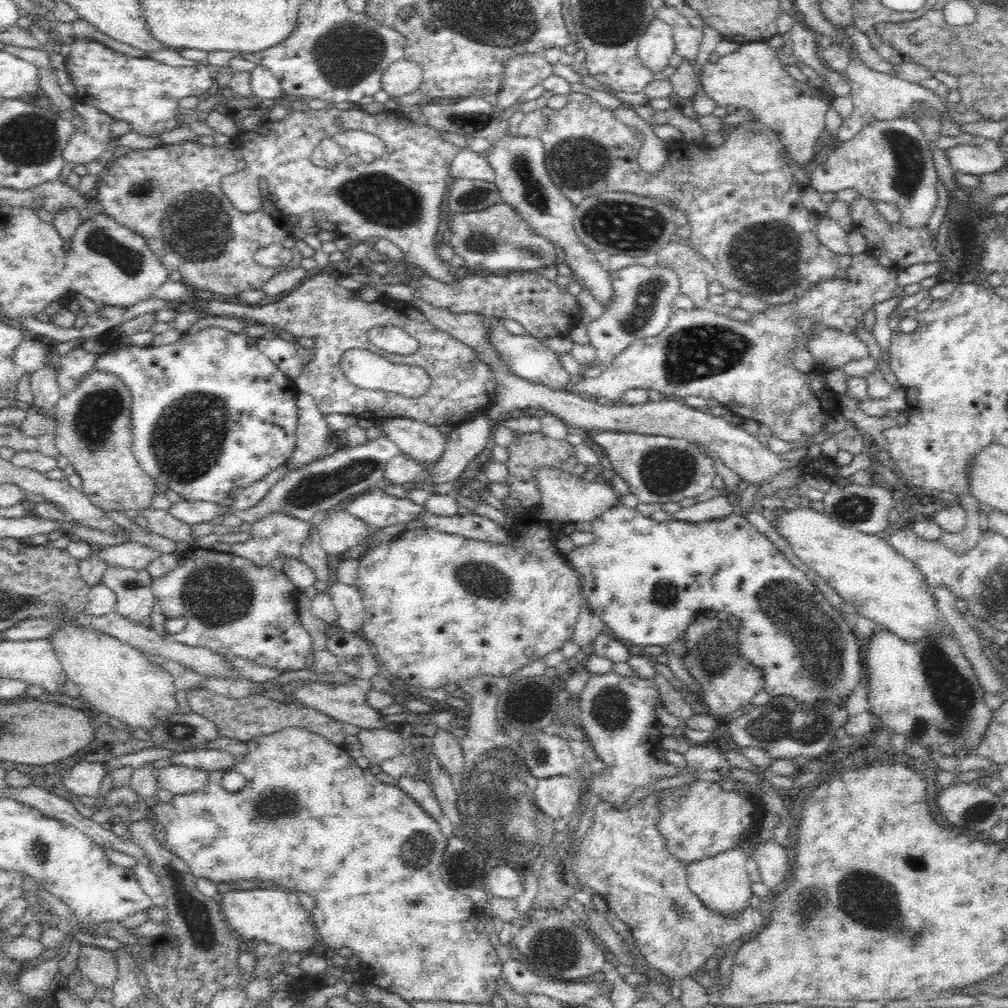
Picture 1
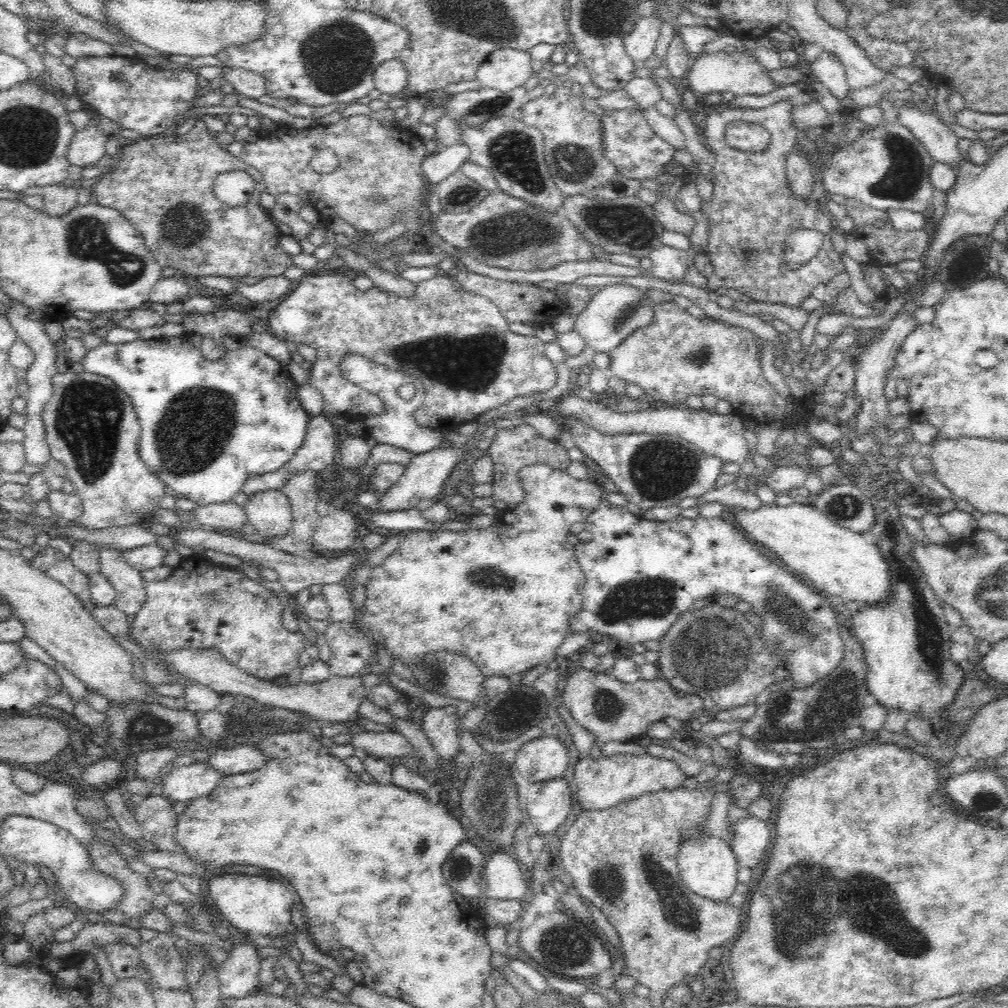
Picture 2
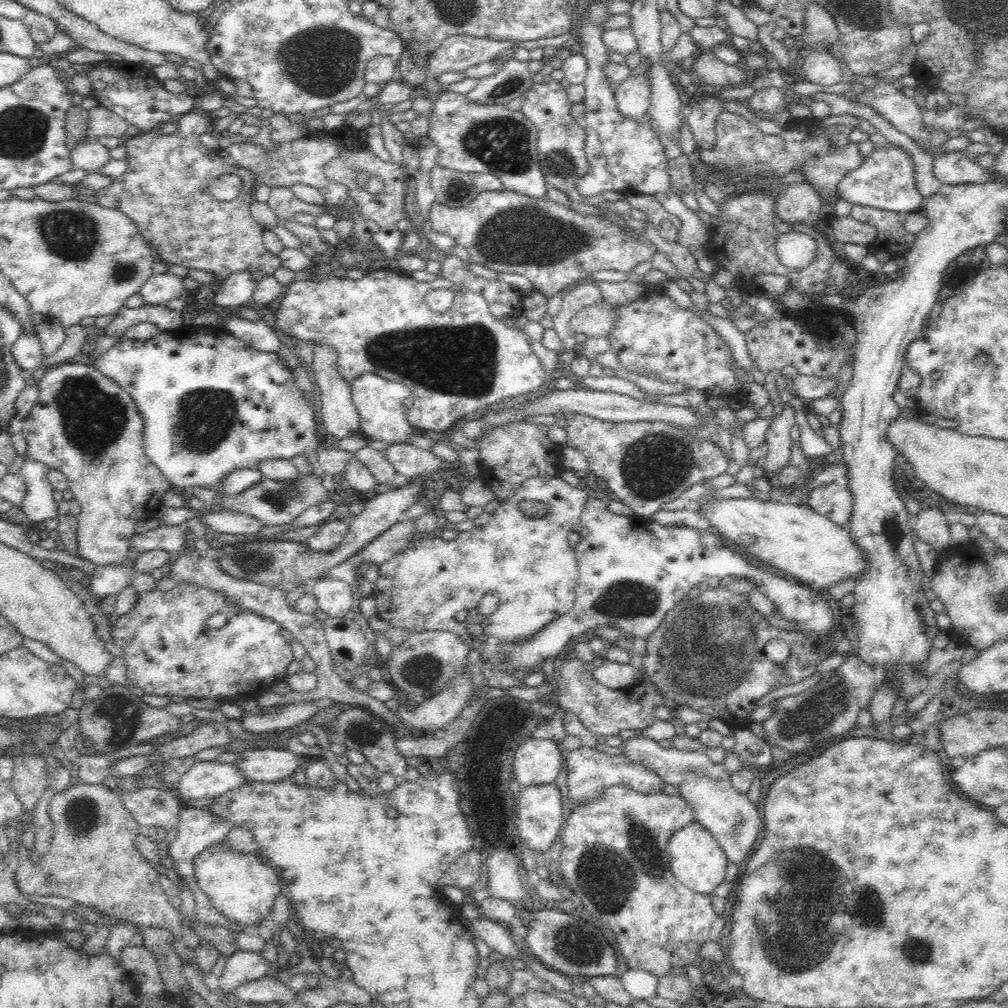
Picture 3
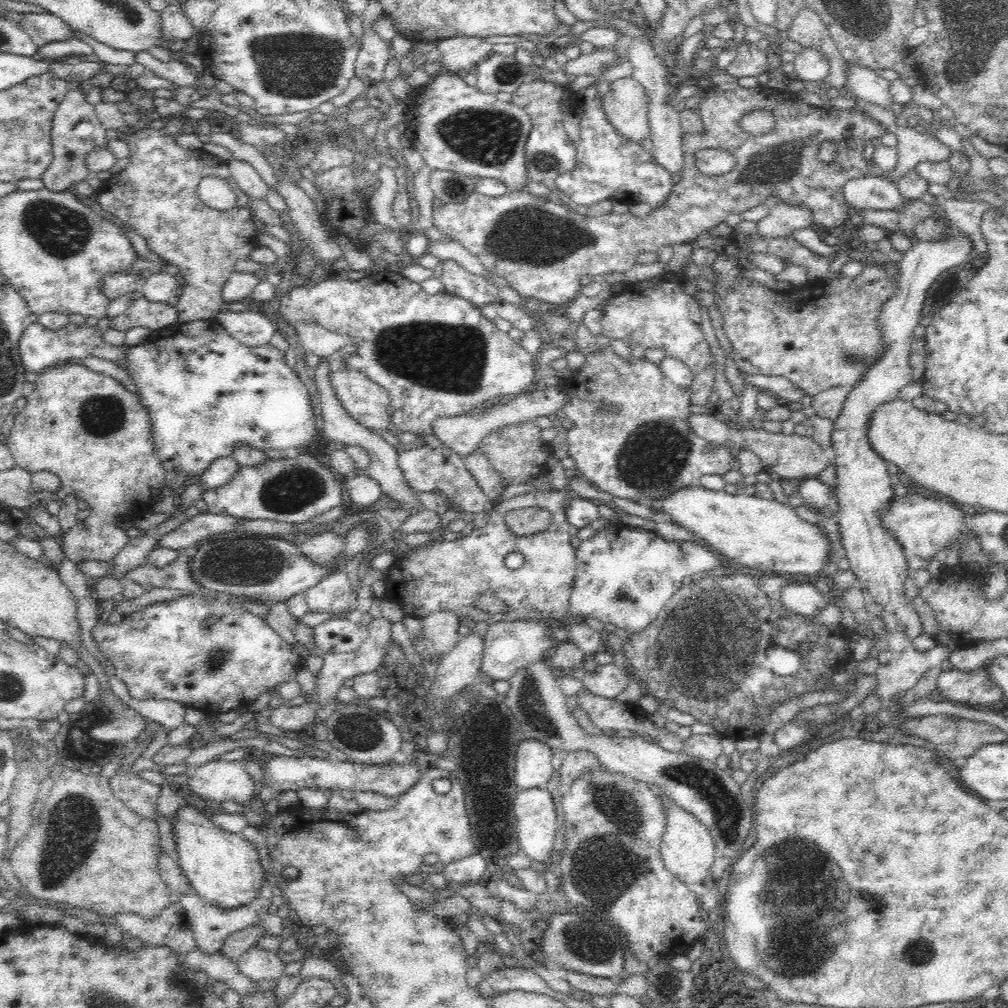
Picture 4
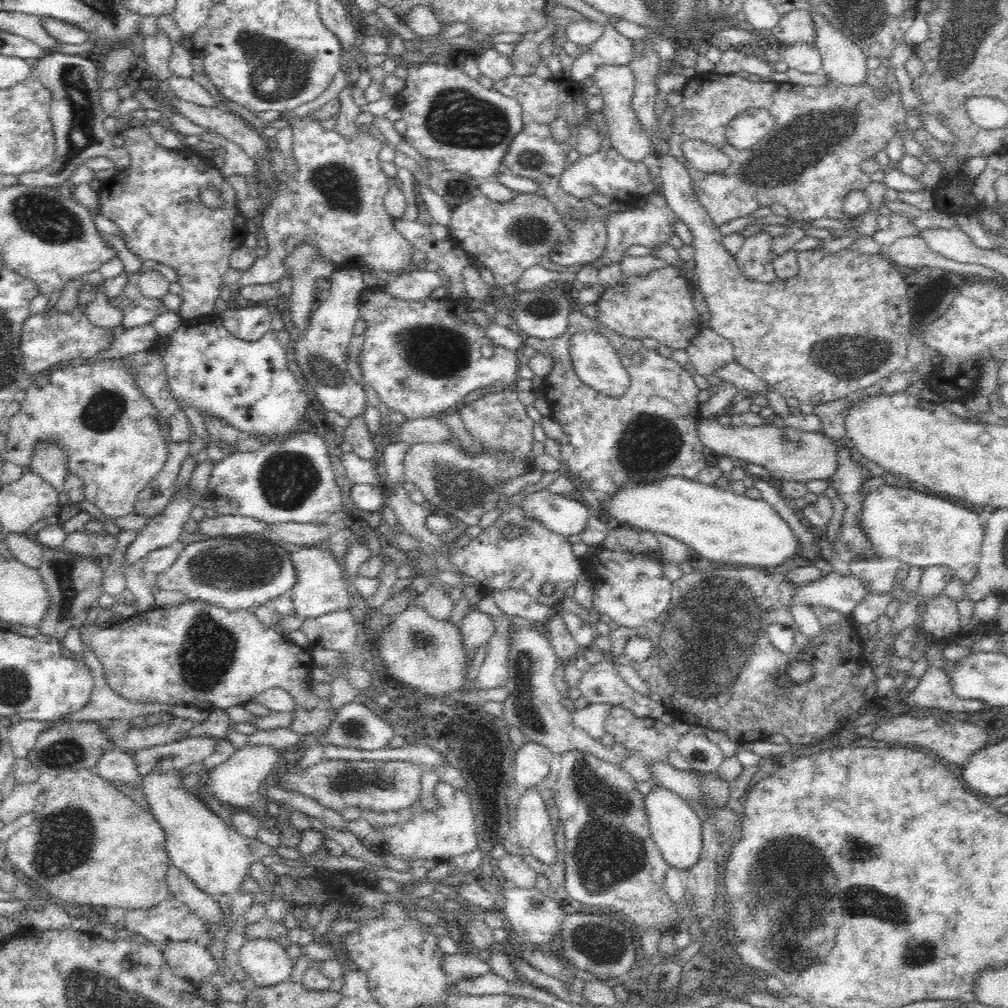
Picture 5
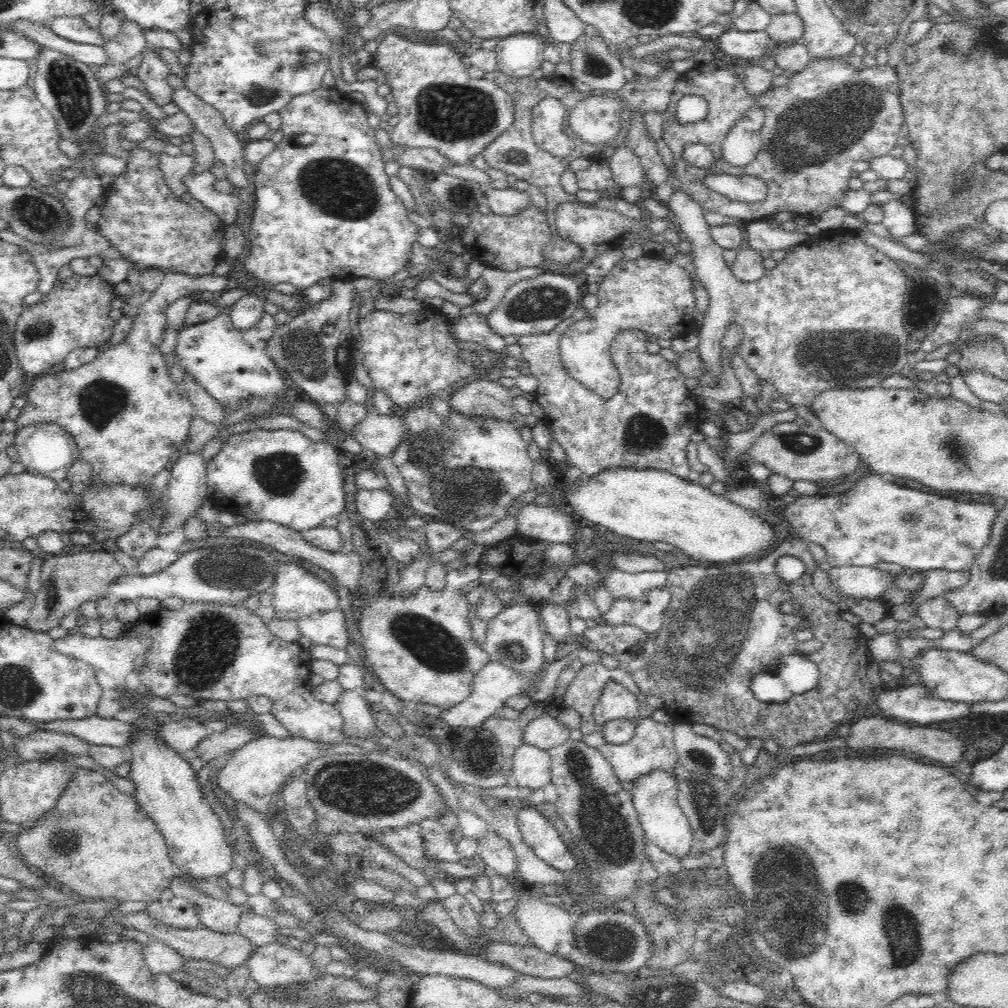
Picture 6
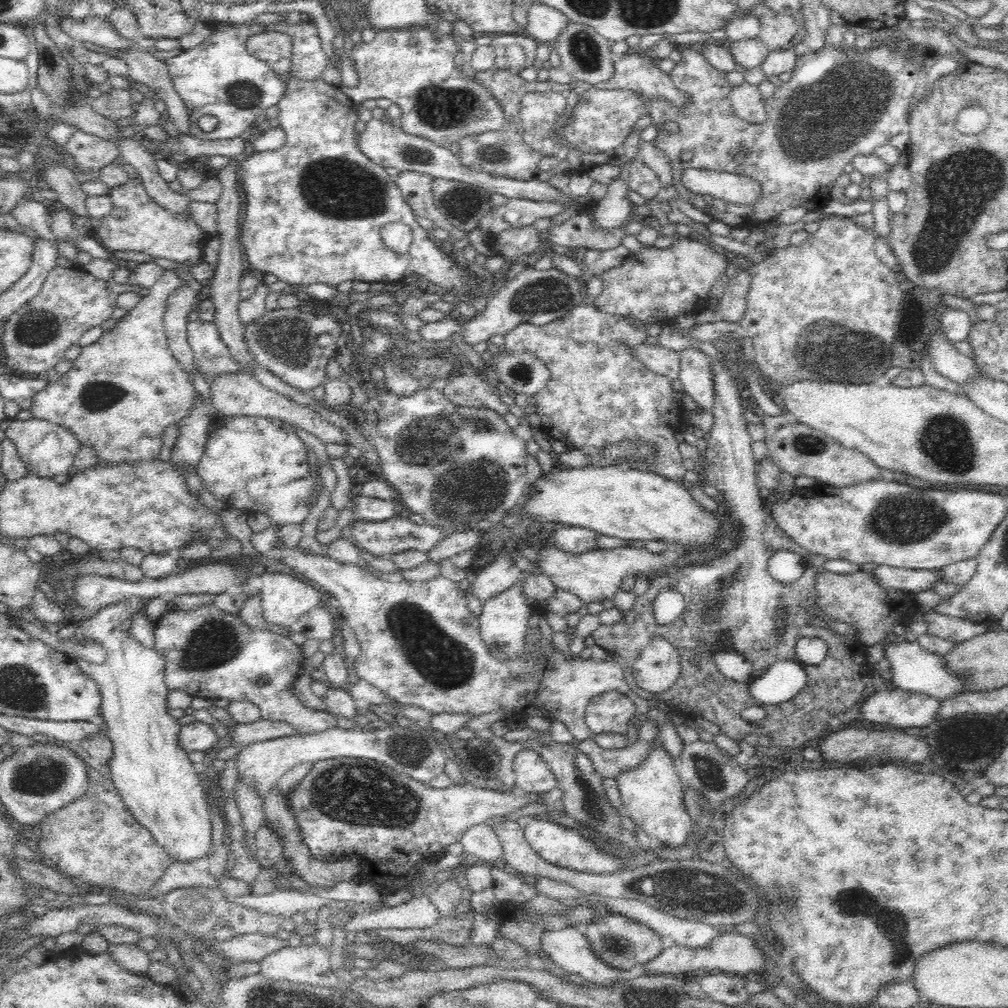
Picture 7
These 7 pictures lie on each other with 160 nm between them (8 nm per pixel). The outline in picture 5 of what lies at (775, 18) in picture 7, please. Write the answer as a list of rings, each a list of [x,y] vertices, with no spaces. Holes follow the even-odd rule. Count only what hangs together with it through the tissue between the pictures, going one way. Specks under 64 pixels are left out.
[[[801,9],[786,14],[779,20],[778,26],[770,31],[768,37],[775,44],[804,43],[814,46],[816,29],[811,12]]]

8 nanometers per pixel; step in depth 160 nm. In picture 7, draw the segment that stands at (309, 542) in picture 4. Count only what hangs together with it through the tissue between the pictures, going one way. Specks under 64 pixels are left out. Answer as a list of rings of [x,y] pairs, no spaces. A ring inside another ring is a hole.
[[[267,572],[261,575],[261,579],[260,605],[268,624],[291,627],[309,610],[320,605],[332,606],[323,591],[288,573]]]

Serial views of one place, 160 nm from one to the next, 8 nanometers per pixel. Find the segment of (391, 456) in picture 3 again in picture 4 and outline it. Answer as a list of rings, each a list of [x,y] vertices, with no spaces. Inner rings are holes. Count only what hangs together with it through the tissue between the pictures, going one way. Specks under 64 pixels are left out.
[[[422,444],[421,447],[402,450],[398,452],[398,465],[404,480],[417,495],[423,492],[436,492],[446,497],[452,507],[461,508],[463,512],[472,512],[474,515],[489,513],[495,505],[482,493],[477,482],[468,472],[463,457],[451,448]]]

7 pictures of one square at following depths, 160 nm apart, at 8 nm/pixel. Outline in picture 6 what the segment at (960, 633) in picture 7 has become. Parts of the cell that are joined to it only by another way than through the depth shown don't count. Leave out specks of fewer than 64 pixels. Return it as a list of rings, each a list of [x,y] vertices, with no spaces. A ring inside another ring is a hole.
[[[943,596],[925,602],[917,610],[917,615],[924,621],[925,628],[936,628],[941,633],[956,628],[961,617],[961,614]]]

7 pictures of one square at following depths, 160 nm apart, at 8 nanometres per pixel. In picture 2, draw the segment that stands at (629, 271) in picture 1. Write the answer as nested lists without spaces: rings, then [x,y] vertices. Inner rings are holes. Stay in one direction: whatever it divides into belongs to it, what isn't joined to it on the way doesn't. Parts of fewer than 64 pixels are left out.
[[[608,284],[593,297],[586,310],[578,315],[574,330],[594,353],[610,356],[635,330],[651,325],[655,319],[655,306],[646,288],[636,288],[632,284]]]

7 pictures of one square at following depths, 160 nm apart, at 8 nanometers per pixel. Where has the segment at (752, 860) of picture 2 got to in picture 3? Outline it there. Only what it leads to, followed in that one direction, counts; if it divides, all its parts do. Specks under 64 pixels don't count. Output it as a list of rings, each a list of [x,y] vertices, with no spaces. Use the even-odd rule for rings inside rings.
[[[630,738],[621,747],[630,761],[644,763],[657,770],[664,782],[680,788],[679,795],[695,810],[699,825],[712,834],[729,862],[740,864],[742,860],[746,862],[749,859],[763,830],[764,820],[750,799],[732,787],[731,774],[726,772],[723,765],[712,763],[704,751],[685,752],[675,747],[664,748],[660,743],[646,738]]]

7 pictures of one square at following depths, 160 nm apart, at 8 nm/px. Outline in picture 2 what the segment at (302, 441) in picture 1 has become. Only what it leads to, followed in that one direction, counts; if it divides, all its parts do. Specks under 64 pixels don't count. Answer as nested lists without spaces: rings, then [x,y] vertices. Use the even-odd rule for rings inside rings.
[[[318,414],[318,416],[309,416],[308,424],[306,426],[306,434],[304,434],[304,440],[299,446],[299,449],[292,455],[292,458],[274,472],[263,474],[259,477],[254,477],[253,479],[246,481],[246,486],[244,486],[244,492],[246,493],[262,493],[268,490],[278,490],[281,491],[290,477],[300,474],[301,472],[312,471],[317,474],[324,471],[328,466],[334,464],[335,458],[338,455],[338,439],[334,424],[331,422],[331,418],[327,418],[324,414]]]

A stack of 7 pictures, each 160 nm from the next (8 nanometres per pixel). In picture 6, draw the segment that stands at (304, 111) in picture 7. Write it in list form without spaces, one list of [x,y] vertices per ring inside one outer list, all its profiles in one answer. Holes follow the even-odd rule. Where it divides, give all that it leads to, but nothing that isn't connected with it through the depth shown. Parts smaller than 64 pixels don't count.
[[[320,87],[310,94],[303,94],[292,99],[279,112],[279,115],[283,139],[275,145],[275,149],[264,158],[260,165],[250,171],[254,178],[252,185],[255,188],[256,201],[254,202],[254,218],[252,218],[251,227],[246,230],[247,241],[250,242],[252,248],[250,248],[250,255],[244,262],[243,272],[249,279],[258,282],[261,290],[270,290],[277,284],[286,283],[296,287],[296,290],[301,293],[324,278],[354,280],[357,277],[366,277],[366,279],[378,282],[393,277],[405,264],[411,261],[413,243],[419,236],[419,228],[407,219],[407,209],[390,188],[380,143],[375,137],[367,113],[358,107],[358,102],[356,103],[352,96],[341,93],[337,88],[325,90]],[[300,134],[312,134],[314,142],[310,145],[302,145],[296,139]]]

